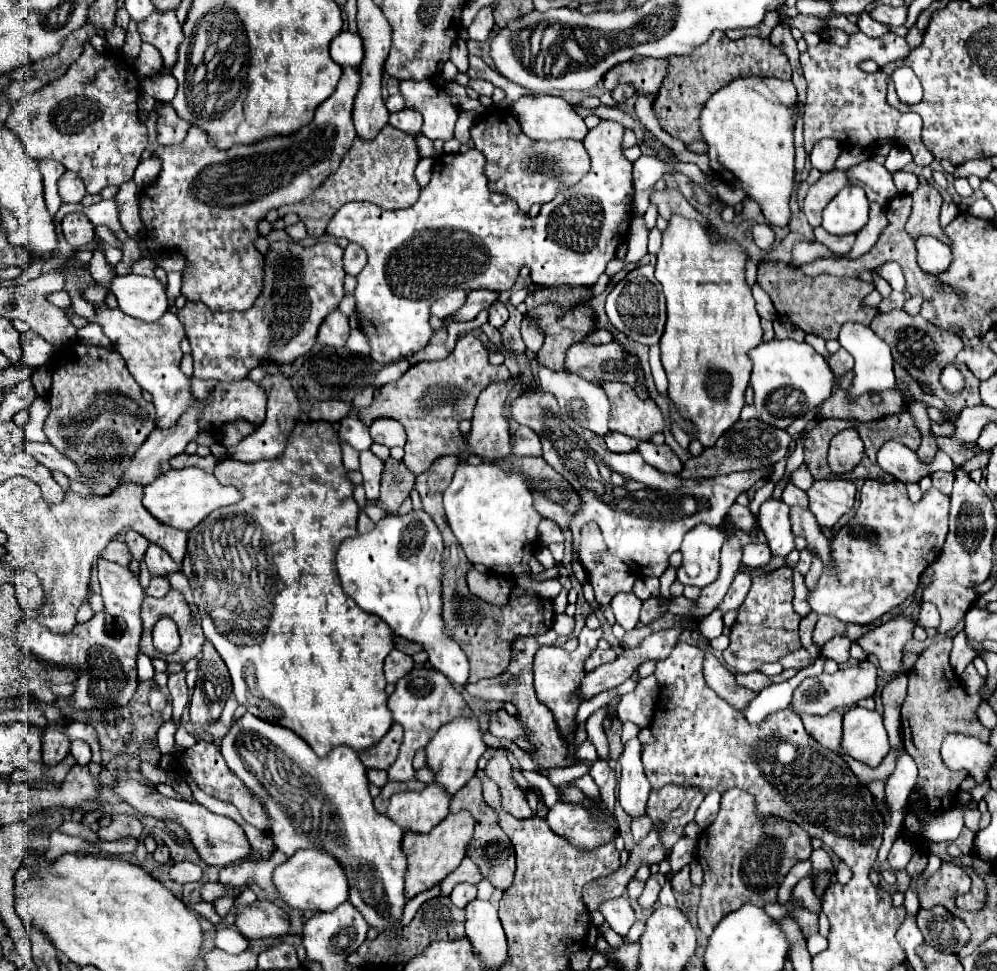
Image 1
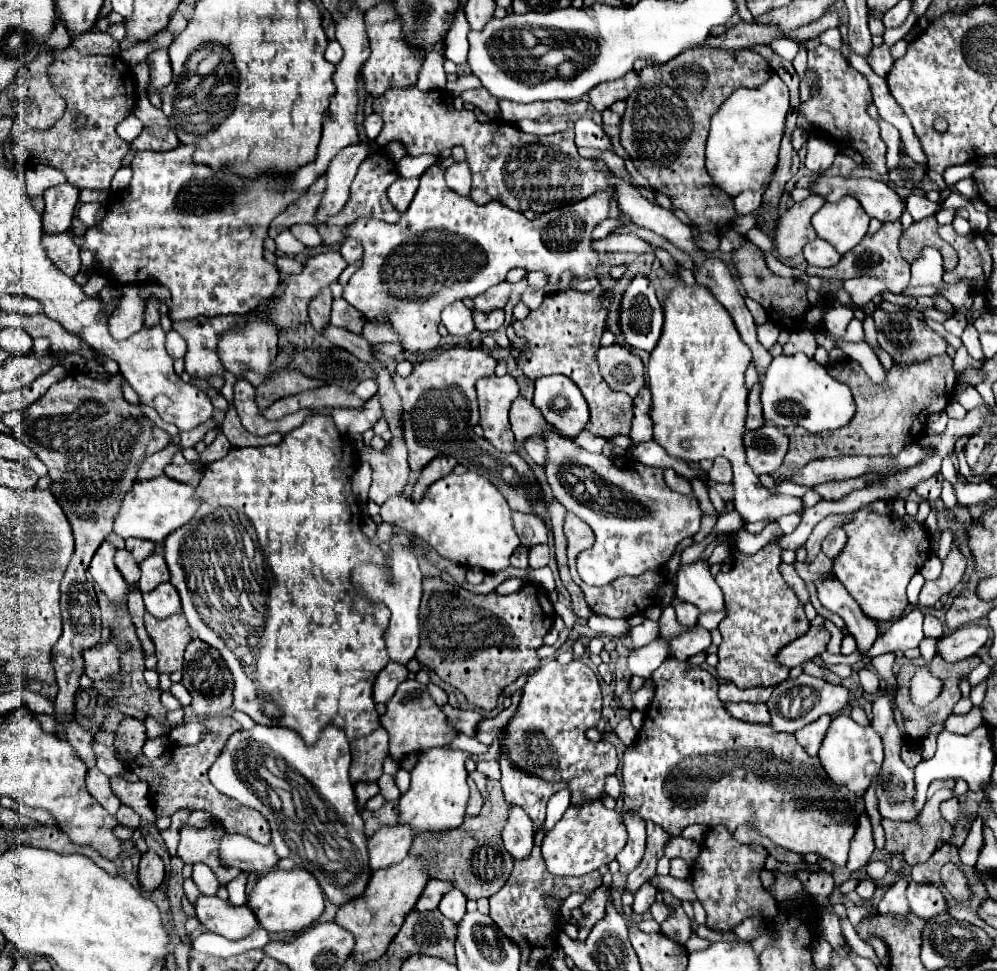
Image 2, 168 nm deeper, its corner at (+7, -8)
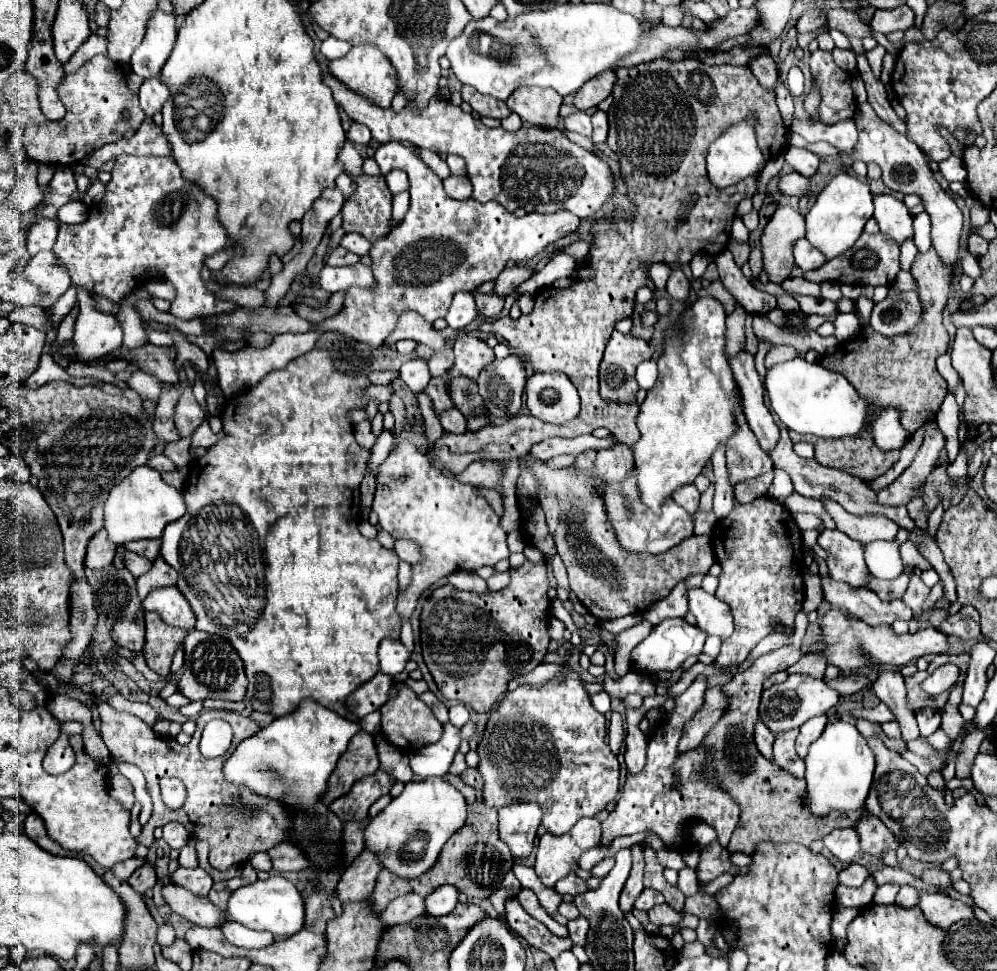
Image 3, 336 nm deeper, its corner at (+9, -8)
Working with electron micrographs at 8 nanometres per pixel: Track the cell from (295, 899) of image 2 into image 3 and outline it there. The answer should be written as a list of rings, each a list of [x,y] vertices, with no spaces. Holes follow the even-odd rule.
[[[270,876],[268,880],[258,880],[250,886],[238,888],[228,900],[228,918],[250,930],[266,930],[266,932],[272,932],[274,936],[292,936],[304,928],[304,902],[290,880],[286,880],[282,876]]]

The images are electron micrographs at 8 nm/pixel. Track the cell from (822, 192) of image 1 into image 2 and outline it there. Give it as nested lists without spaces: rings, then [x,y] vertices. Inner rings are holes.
[[[812,192],[806,200],[796,202],[788,212],[782,214],[782,218],[778,222],[778,232],[776,232],[776,248],[782,256],[790,258],[790,256],[802,252],[804,244],[816,238],[810,218],[824,204],[826,204],[826,200],[822,200],[822,196]]]

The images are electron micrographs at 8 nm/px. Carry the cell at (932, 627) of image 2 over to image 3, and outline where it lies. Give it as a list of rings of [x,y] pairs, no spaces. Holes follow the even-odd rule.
[[[962,606],[956,614],[952,614],[948,620],[942,622],[940,632],[946,636],[958,636],[962,640],[974,640],[980,636],[980,618],[976,614],[976,608]]]

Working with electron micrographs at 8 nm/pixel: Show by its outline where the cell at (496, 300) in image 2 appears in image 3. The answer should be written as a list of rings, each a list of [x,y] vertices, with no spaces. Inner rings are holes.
[[[512,266],[512,268],[506,268],[498,280],[496,280],[496,286],[494,286],[494,292],[498,296],[508,296],[514,292],[514,288],[526,280],[530,280],[534,276],[534,268],[526,268],[526,266]]]

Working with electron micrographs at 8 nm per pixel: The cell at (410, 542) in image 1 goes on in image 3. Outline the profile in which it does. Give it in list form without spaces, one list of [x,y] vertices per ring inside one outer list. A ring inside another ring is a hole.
[[[386,638],[380,644],[378,658],[380,658],[380,672],[394,678],[396,674],[400,674],[404,670],[406,662],[410,660],[410,654],[402,642],[394,642],[394,640]]]

